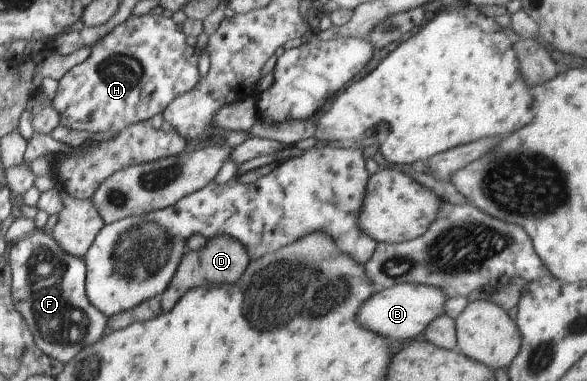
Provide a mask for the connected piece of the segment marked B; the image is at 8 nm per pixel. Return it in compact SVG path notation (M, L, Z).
M399 283L389 288L379 289L369 299L362 304L358 310L357 320L376 332L395 340L410 342L417 338L421 332L429 326L437 317L445 315L445 302L448 296L439 288L433 285Z

